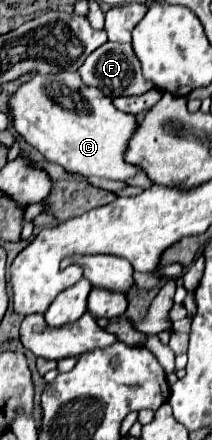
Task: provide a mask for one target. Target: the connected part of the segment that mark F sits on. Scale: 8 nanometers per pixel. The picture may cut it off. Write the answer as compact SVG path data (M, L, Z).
M106 42L98 50L94 50L86 62L80 66L80 76L82 82L88 86L100 88L106 96L118 98L118 96L140 96L146 94L148 90L154 88L150 80L144 80L140 62L136 60L136 54L132 50L132 44L116 44L116 42Z

